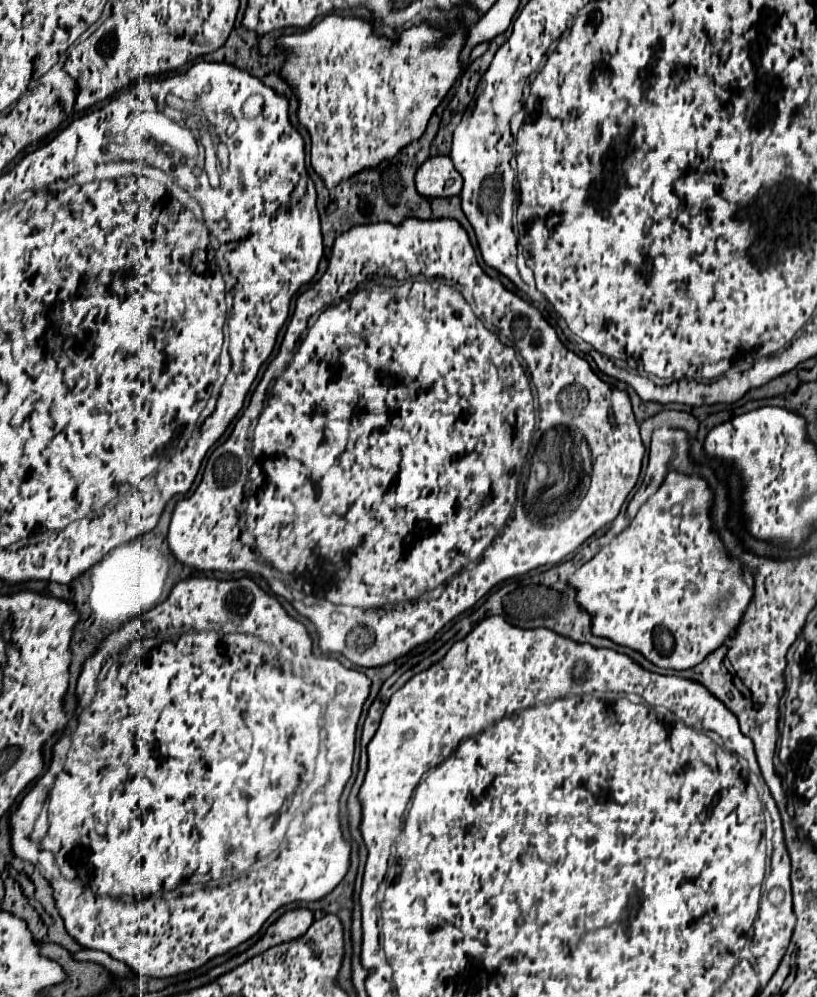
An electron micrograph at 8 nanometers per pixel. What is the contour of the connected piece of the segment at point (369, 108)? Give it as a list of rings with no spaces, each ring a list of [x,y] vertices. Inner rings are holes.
[[[326,15],[306,33],[302,31],[278,39],[280,47],[290,51],[282,67],[282,77],[298,93],[298,119],[312,135],[312,167],[324,179],[328,189],[336,187],[342,179],[352,177],[360,169],[376,167],[382,159],[392,159],[404,145],[420,139],[430,115],[462,73],[458,53],[464,45],[464,33],[460,29],[456,29],[448,43],[442,43],[442,47],[438,45],[444,33],[430,29],[426,23],[403,31],[396,42],[374,34],[368,21],[344,15]],[[352,27],[360,31],[352,33]]]

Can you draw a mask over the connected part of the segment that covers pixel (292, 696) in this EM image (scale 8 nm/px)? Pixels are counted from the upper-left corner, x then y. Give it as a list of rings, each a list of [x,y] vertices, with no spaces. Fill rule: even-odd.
[[[203,576],[203,577],[194,577],[194,579],[184,579],[184,581],[180,581],[180,583],[176,583],[176,585],[174,585],[174,589],[172,589],[172,593],[170,593],[170,597],[168,597],[168,599],[166,599],[166,601],[162,601],[162,603],[158,603],[158,605],[156,605],[156,607],[154,607],[154,609],[150,609],[150,611],[148,611],[148,613],[144,613],[144,615],[142,615],[142,617],[138,617],[138,619],[134,619],[134,621],[130,621],[130,623],[128,623],[128,625],[126,625],[126,627],[124,627],[124,629],[118,629],[118,631],[114,631],[114,633],[112,633],[112,635],[110,635],[110,637],[108,637],[108,639],[106,639],[106,641],[104,641],[104,643],[102,643],[102,645],[100,645],[100,649],[98,649],[98,651],[96,651],[96,655],[94,655],[94,657],[92,657],[92,658],[89,658],[89,659],[87,659],[87,660],[86,660],[86,661],[85,661],[85,663],[84,663],[84,665],[83,665],[83,669],[82,669],[82,675],[80,675],[80,679],[78,679],[78,689],[76,689],[76,693],[78,693],[78,699],[84,699],[84,700],[92,700],[92,699],[94,699],[94,701],[92,701],[92,705],[90,705],[90,707],[88,707],[88,709],[90,709],[90,711],[88,711],[88,713],[82,713],[82,715],[80,715],[80,723],[78,723],[78,729],[76,729],[76,733],[74,733],[74,735],[72,735],[72,747],[70,747],[70,751],[68,751],[68,743],[64,743],[64,741],[58,741],[58,745],[56,745],[56,751],[54,751],[54,757],[52,757],[52,763],[50,763],[50,769],[48,769],[48,771],[46,771],[46,773],[44,773],[44,775],[42,775],[42,777],[40,777],[40,781],[38,781],[38,783],[36,783],[36,785],[34,785],[34,787],[32,787],[32,789],[30,789],[30,791],[28,791],[28,793],[26,793],[26,795],[24,795],[24,799],[22,799],[22,801],[20,801],[20,805],[18,805],[18,811],[16,811],[16,813],[14,813],[14,815],[12,815],[12,817],[10,817],[10,825],[12,825],[12,851],[14,851],[14,853],[16,853],[16,855],[18,855],[18,857],[20,857],[20,859],[22,859],[22,860],[24,860],[24,861],[28,861],[28,862],[31,862],[31,863],[32,863],[32,864],[34,864],[34,865],[35,865],[35,866],[36,866],[36,867],[37,867],[37,869],[39,869],[39,871],[40,871],[40,872],[41,872],[41,874],[42,874],[42,875],[44,875],[44,877],[45,877],[45,878],[46,878],[46,879],[47,879],[47,880],[48,880],[48,881],[49,881],[49,882],[50,882],[50,883],[51,883],[51,885],[52,885],[52,887],[53,887],[53,889],[54,889],[54,893],[53,893],[53,896],[54,896],[54,897],[56,897],[56,907],[58,907],[58,911],[60,911],[60,915],[62,915],[62,919],[64,919],[64,923],[66,923],[66,931],[68,931],[68,933],[70,933],[70,935],[72,935],[72,937],[74,937],[74,939],[76,939],[76,941],[78,941],[78,943],[80,943],[80,945],[84,945],[84,947],[88,947],[88,949],[100,949],[100,951],[104,951],[104,953],[108,953],[108,955],[110,955],[110,957],[112,957],[112,959],[118,959],[118,961],[122,961],[122,963],[126,963],[126,965],[128,965],[128,967],[130,967],[130,969],[132,969],[132,971],[136,971],[136,973],[142,973],[142,975],[148,975],[148,977],[170,977],[170,975],[178,975],[178,973],[186,973],[186,971],[192,971],[192,969],[198,969],[198,967],[202,967],[202,965],[204,965],[204,963],[206,963],[206,961],[208,961],[208,959],[212,959],[212,957],[216,957],[216,955],[222,955],[222,953],[226,953],[226,951],[230,951],[230,949],[234,949],[234,947],[238,947],[238,945],[240,945],[240,943],[242,943],[242,941],[246,941],[246,939],[250,939],[250,937],[252,937],[252,935],[256,935],[256,933],[258,933],[258,931],[260,931],[260,927],[262,927],[262,925],[264,925],[264,921],[266,921],[266,919],[268,919],[268,917],[270,917],[270,915],[272,915],[272,913],[274,913],[274,911],[276,911],[276,909],[278,909],[278,907],[282,907],[282,905],[288,905],[288,903],[292,903],[292,901],[316,901],[316,899],[322,899],[322,897],[324,897],[324,895],[328,895],[328,893],[330,893],[330,891],[332,891],[332,889],[334,889],[334,887],[336,887],[336,885],[338,885],[338,883],[340,883],[340,881],[342,881],[342,879],[344,879],[344,875],[346,875],[346,871],[348,871],[348,865],[350,865],[350,845],[348,845],[348,843],[346,843],[346,841],[344,841],[344,839],[342,839],[342,833],[340,833],[340,821],[338,821],[338,799],[340,799],[340,795],[342,795],[342,789],[344,789],[344,785],[346,785],[346,781],[348,781],[348,779],[350,779],[350,775],[352,775],[352,764],[353,764],[353,758],[354,758],[354,739],[356,739],[356,723],[358,723],[358,717],[360,717],[360,713],[362,713],[362,705],[364,705],[364,701],[366,701],[366,697],[368,697],[368,691],[370,691],[370,679],[368,679],[368,677],[366,677],[366,675],[364,675],[364,673],[360,673],[360,671],[356,671],[356,669],[346,669],[346,667],[344,667],[344,665],[340,665],[340,663],[338,663],[338,661],[336,661],[336,659],[318,659],[318,658],[317,658],[317,657],[316,657],[316,656],[315,656],[315,655],[314,655],[314,654],[313,654],[313,653],[312,653],[312,639],[310,639],[310,635],[308,635],[308,631],[306,631],[306,627],[304,627],[304,625],[302,625],[302,623],[298,623],[298,621],[297,621],[297,620],[296,620],[296,619],[292,619],[292,617],[290,617],[290,615],[288,615],[288,613],[286,613],[286,611],[284,611],[284,609],[282,609],[282,605],[280,605],[280,603],[278,603],[278,601],[276,601],[276,599],[274,599],[274,597],[270,597],[270,595],[266,595],[266,593],[264,593],[264,591],[262,591],[262,589],[260,589],[260,587],[258,587],[258,585],[256,585],[256,583],[254,583],[254,581],[252,581],[252,579],[250,579],[250,577],[240,577],[240,579],[230,579],[230,581],[218,581],[218,579],[216,579],[216,578],[213,578],[213,577],[209,577],[209,576]],[[226,623],[234,623],[234,625],[236,625],[236,629],[238,629],[238,631],[232,631],[232,633],[226,633]],[[192,633],[194,633],[194,635],[196,635],[196,633],[208,633],[208,635],[212,635],[212,633],[214,633],[214,637],[216,637],[216,641],[214,641],[214,643],[210,643],[210,637],[194,637],[194,639],[190,639],[190,641],[188,641],[188,635],[192,635]],[[106,661],[112,661],[112,667],[110,667],[110,671],[108,671],[108,675],[106,675],[106,679],[104,679],[104,681],[100,681],[100,683],[98,683],[98,693],[96,693],[96,691],[97,691],[97,680],[96,680],[96,679],[98,679],[98,673],[100,673],[100,667],[104,667],[104,663],[106,663]],[[64,751],[68,751],[68,757],[66,757],[66,765],[64,765],[64,771],[62,771],[62,773],[60,773],[60,775],[58,775],[58,771],[60,771],[60,769],[62,769],[62,767],[60,767],[60,763],[62,763],[62,759],[64,759]],[[55,855],[56,855],[56,857],[64,857],[64,859],[66,859],[66,861],[68,861],[68,865],[70,865],[70,867],[74,867],[74,869],[76,869],[76,871],[78,871],[78,879],[80,879],[80,881],[82,881],[82,883],[84,883],[84,885],[88,885],[88,887],[90,887],[90,889],[92,889],[92,891],[88,891],[88,887],[84,887],[84,885],[80,885],[80,883],[72,883],[72,881],[66,881],[66,880],[65,880],[65,879],[64,879],[64,877],[63,877],[63,876],[62,876],[62,875],[61,875],[61,873],[60,873],[60,870],[59,870],[59,868],[58,868],[58,865],[57,865],[57,863],[56,863],[56,859],[55,859]],[[258,857],[262,857],[262,869],[256,869],[256,871],[246,871],[246,869],[248,869],[248,867],[250,867],[250,865],[252,865],[252,863],[254,863],[254,861],[256,861],[256,859],[258,859]],[[212,879],[216,879],[216,881],[218,881],[218,879],[222,879],[222,881],[221,881],[221,883],[220,883],[220,884],[219,884],[219,885],[218,885],[218,886],[216,886],[216,887],[208,887],[208,889],[214,889],[214,891],[208,891],[208,889],[206,889],[206,887],[204,887],[204,889],[201,889],[201,888],[202,888],[202,887],[203,887],[203,885],[206,885],[206,883],[208,883],[208,881],[212,881]],[[180,883],[184,883],[184,884],[182,884],[182,895],[178,895],[178,897],[172,897],[172,899],[170,899],[170,901],[168,901],[168,899],[164,899],[164,893],[168,893],[168,891],[174,891],[174,889],[176,889],[176,887],[178,887],[178,885],[180,885]]]

